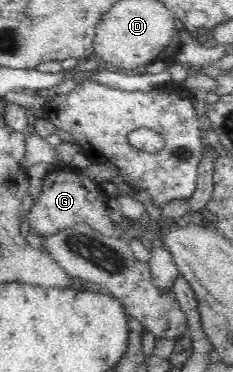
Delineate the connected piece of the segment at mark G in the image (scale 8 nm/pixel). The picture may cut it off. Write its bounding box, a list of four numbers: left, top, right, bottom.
[26,165,116,237]

